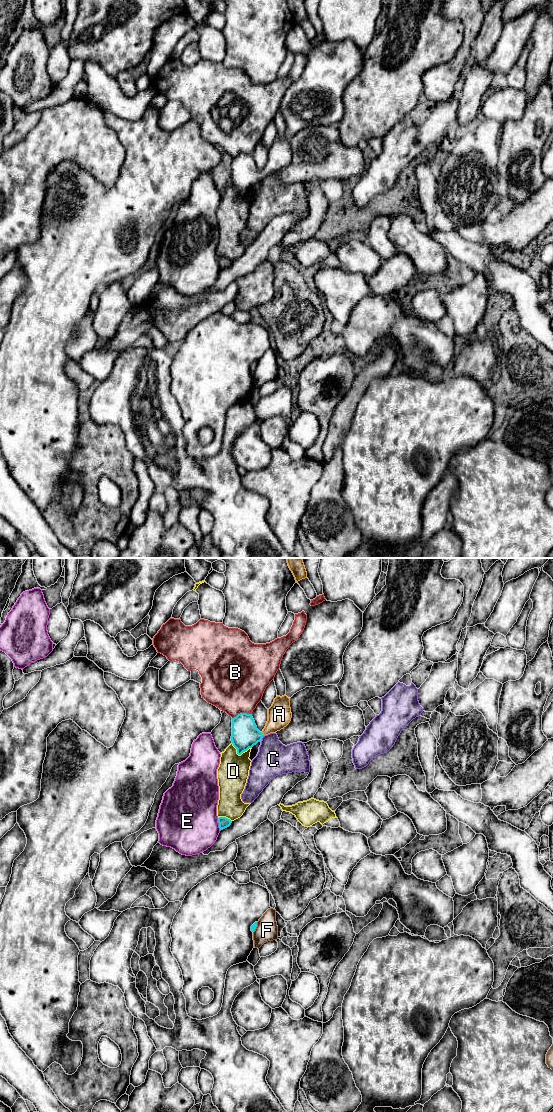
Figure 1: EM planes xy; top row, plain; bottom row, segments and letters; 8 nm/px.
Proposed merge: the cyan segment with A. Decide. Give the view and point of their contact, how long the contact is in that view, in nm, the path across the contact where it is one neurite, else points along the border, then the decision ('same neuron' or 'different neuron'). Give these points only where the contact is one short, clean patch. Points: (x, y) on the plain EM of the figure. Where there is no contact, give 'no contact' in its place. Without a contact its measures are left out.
xy (262, 174) | 40 nm | across xy (245, 175), (262, 174), (278, 158), (279, 154) | same neuron

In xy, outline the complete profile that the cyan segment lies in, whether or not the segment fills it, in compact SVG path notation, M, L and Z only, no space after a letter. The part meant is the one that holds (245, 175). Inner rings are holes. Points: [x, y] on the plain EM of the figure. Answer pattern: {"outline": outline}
{"outline": "M286 135L277 136L268 149L268 161L262 172L257 169L252 154L240 153L232 158L231 181L237 189L237 194L252 188L262 180L265 175L275 173L286 167L292 158L290 138Z"}

